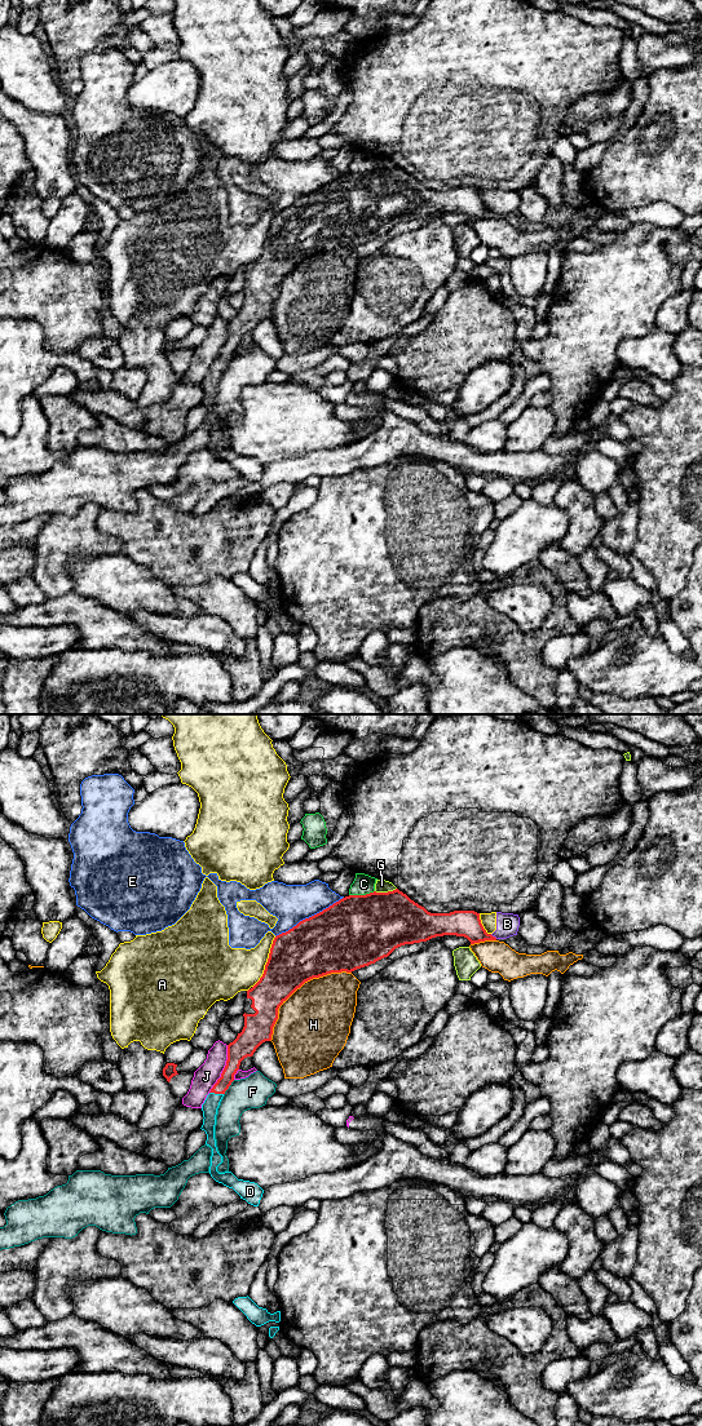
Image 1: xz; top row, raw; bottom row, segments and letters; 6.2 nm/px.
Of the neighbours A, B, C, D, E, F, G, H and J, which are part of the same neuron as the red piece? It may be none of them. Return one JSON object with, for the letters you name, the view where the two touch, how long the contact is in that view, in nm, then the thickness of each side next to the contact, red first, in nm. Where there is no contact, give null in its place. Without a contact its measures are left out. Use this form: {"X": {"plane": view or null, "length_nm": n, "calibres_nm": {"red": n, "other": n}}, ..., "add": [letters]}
{"D": {"plane": "xz", "length_nm": 90, "calibres_nm": {"red": 90, "other": 100}}, "add": ["D"]}

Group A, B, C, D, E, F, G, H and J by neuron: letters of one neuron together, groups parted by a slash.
A B / C / D / E / F / G / H / J

